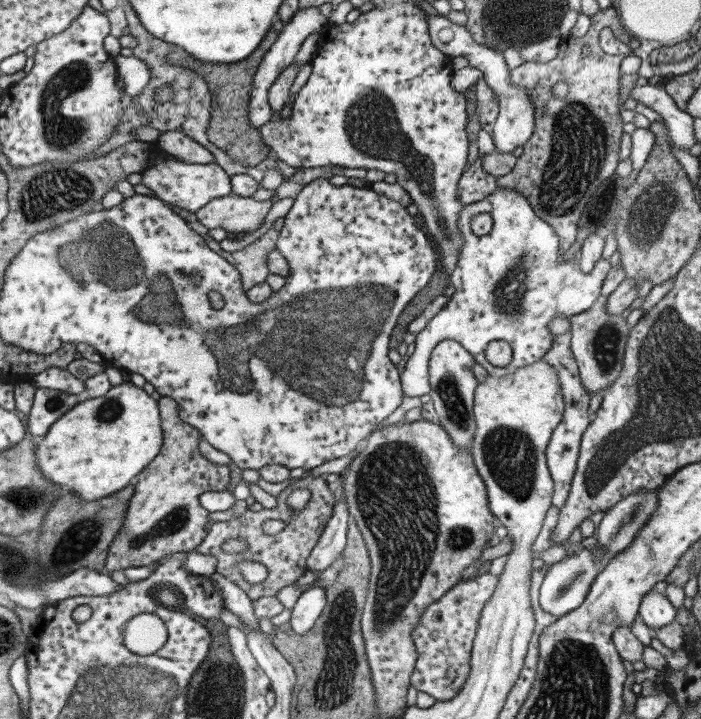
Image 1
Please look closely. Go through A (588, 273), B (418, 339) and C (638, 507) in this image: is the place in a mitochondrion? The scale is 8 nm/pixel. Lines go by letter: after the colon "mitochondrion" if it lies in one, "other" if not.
A: other
B: other
C: mitochondrion

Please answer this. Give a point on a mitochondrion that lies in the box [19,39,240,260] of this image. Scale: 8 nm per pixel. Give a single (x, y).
(62, 131)

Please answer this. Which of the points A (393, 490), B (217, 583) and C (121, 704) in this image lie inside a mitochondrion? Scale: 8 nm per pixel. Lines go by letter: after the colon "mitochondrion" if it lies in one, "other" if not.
A: mitochondrion
B: other
C: mitochondrion

